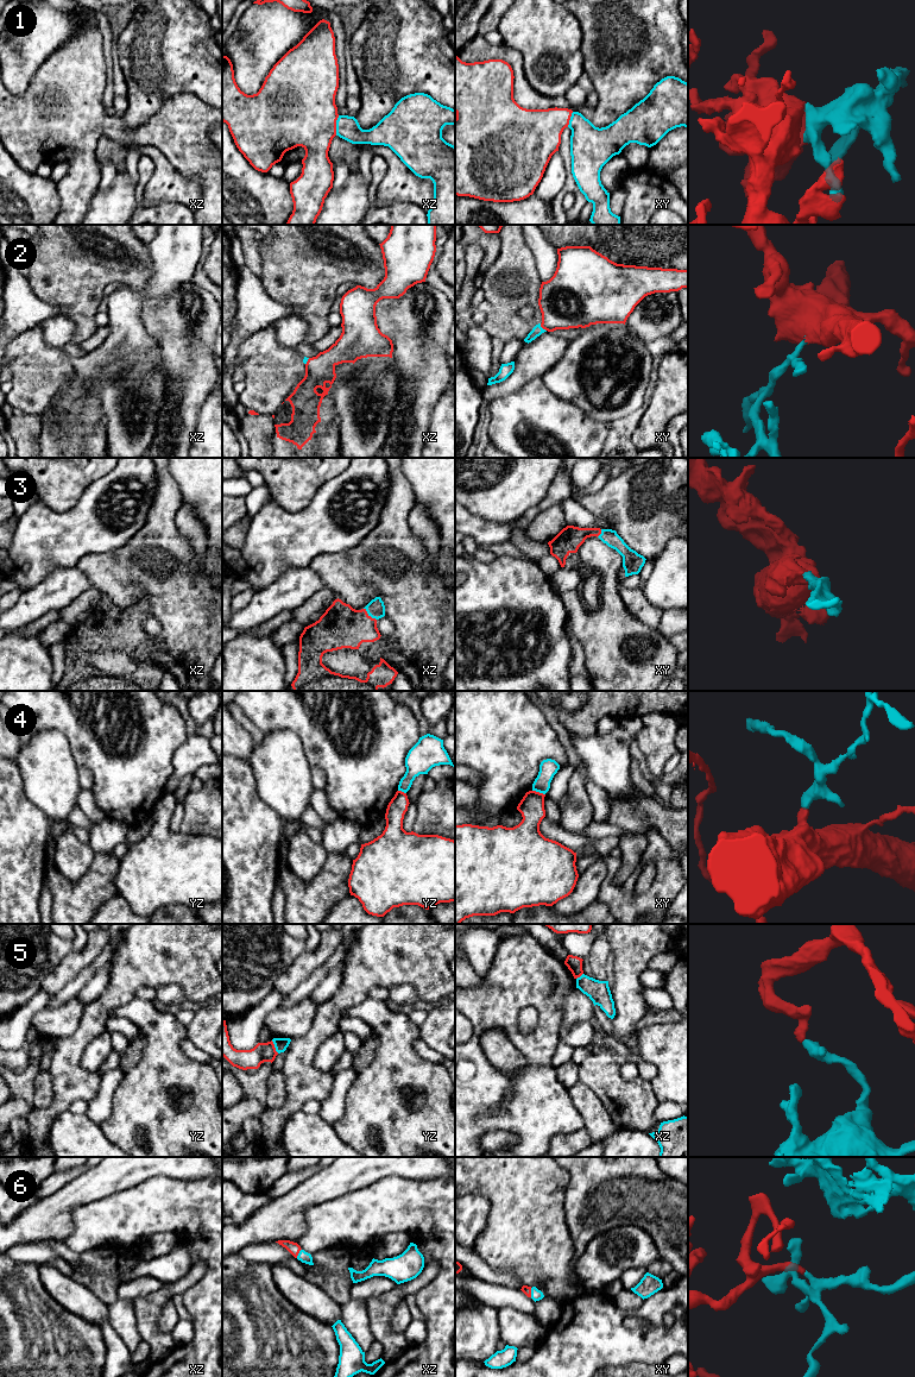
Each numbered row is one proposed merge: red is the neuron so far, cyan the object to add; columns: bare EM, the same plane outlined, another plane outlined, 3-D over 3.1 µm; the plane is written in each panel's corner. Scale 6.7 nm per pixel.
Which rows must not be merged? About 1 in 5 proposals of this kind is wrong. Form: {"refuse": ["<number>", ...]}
{"refuse": ["4", "5"]}

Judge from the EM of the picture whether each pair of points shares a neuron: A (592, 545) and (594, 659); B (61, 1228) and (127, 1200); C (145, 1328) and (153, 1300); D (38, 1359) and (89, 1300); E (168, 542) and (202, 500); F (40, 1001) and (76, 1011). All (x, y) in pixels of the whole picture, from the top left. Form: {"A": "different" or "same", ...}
{"A": "same", "B": "different", "C": "same", "D": "different", "E": "different", "F": "different"}

